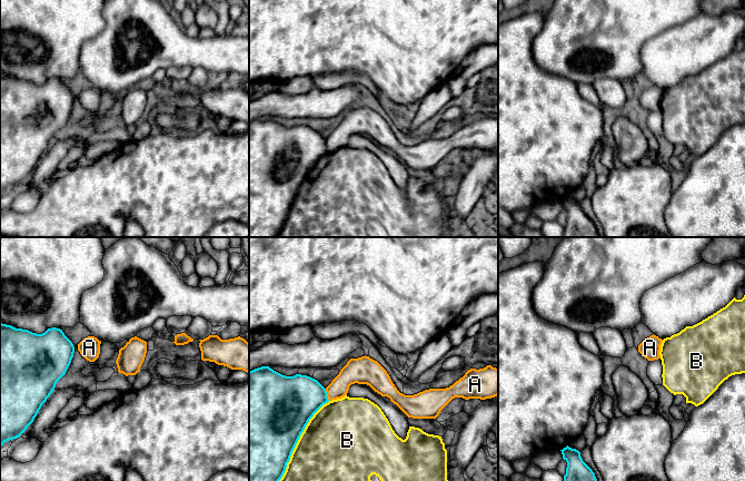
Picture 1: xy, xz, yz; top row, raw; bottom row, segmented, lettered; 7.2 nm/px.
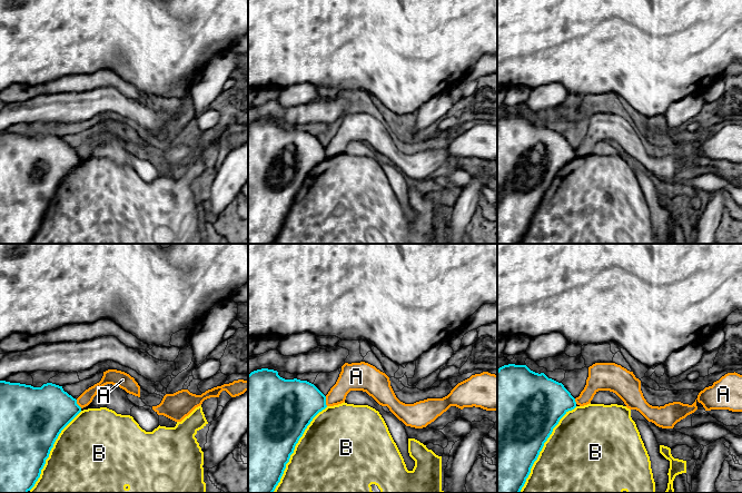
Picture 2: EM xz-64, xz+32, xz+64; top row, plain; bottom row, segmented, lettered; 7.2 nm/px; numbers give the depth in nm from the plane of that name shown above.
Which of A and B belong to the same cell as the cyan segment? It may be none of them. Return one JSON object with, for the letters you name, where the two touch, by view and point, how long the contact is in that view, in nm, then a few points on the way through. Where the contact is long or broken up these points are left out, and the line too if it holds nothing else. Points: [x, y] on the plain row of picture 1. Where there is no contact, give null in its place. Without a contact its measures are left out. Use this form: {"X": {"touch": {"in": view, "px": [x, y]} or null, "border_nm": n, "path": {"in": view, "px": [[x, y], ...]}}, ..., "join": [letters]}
{"join": []}

